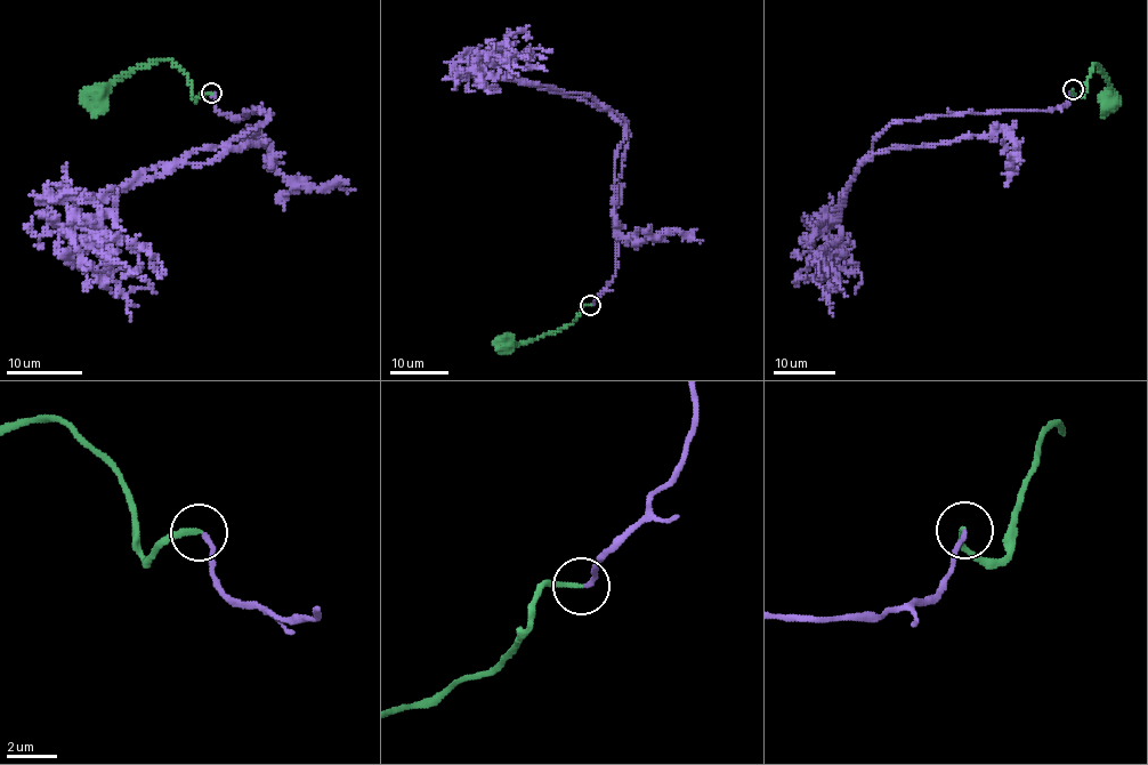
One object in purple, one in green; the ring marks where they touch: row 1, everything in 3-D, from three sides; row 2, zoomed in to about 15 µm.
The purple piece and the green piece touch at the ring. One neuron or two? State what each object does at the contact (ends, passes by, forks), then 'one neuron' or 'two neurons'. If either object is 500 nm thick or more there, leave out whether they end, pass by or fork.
purple ends there; green ends there; one neuron

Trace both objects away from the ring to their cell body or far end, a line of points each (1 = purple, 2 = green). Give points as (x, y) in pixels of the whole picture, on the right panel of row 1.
1: (1074, 88), (1044, 112), (891, 122), (854, 176), (895, 147), (1005, 130), (1011, 164), (1021, 160)
2: (1073, 89), (1077, 96), (1083, 95), (1094, 64), (1106, 80), (1109, 99)

